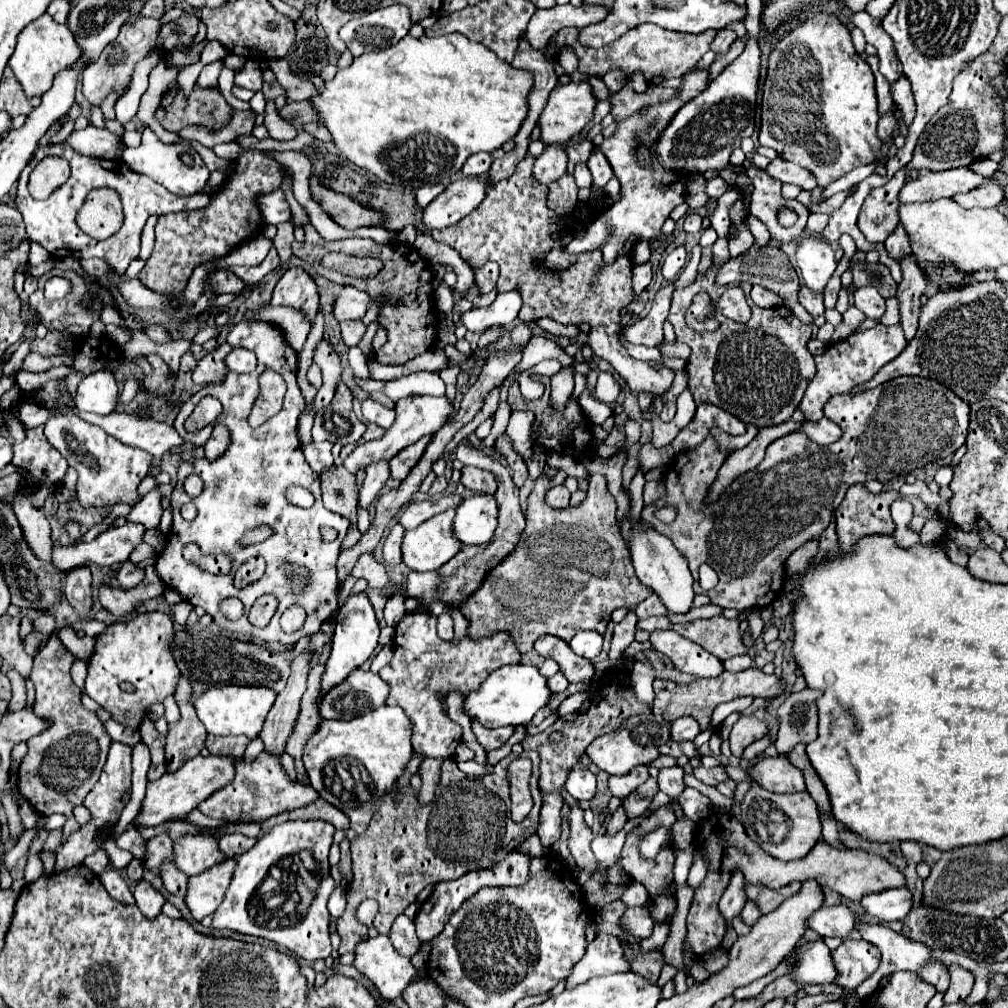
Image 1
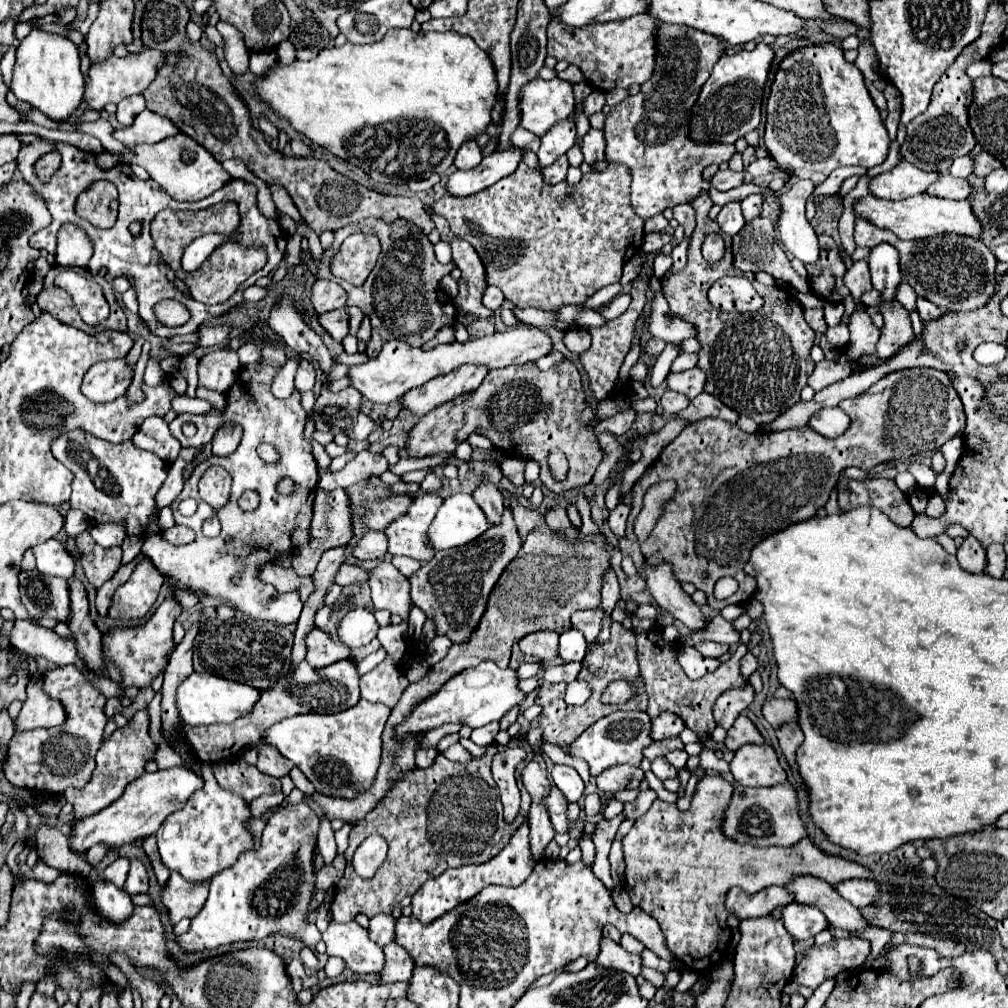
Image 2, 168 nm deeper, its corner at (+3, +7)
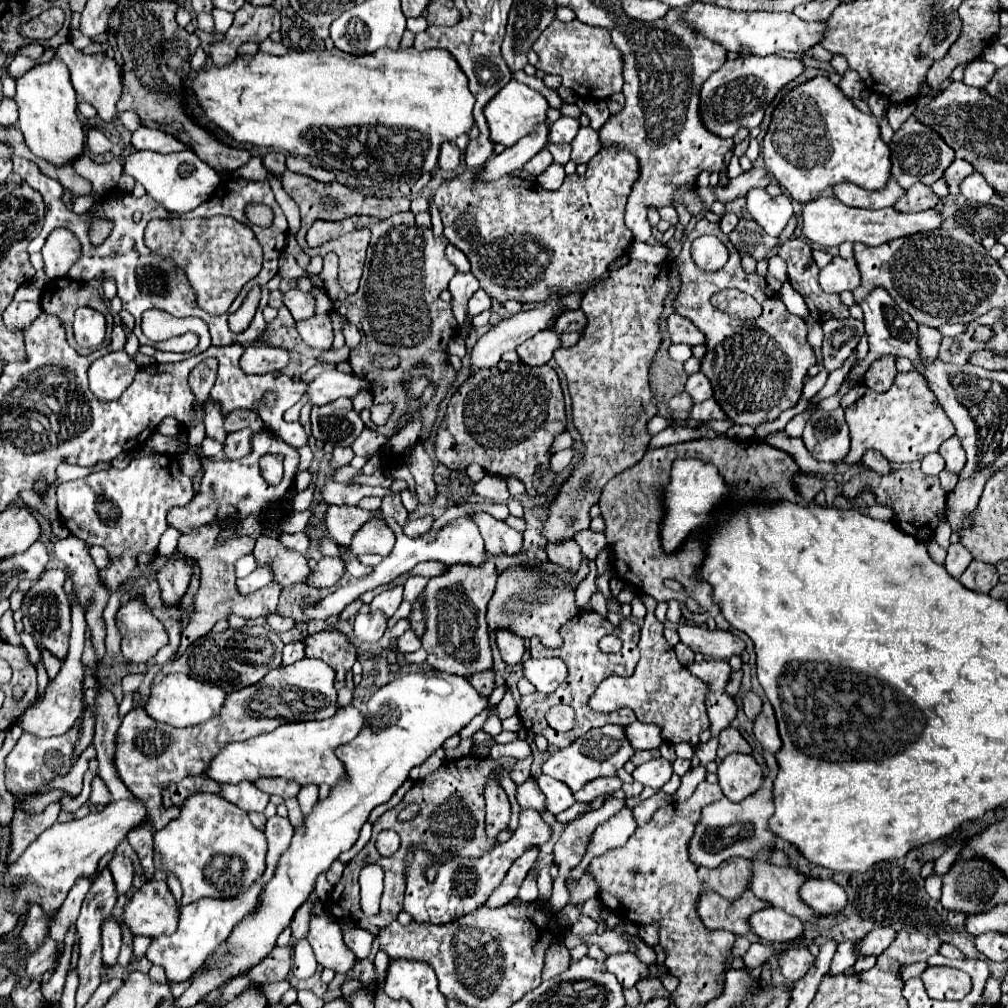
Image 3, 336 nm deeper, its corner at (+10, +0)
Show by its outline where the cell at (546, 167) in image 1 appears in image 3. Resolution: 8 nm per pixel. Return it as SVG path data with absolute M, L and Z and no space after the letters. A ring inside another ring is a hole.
M560 117L556 123L550 125L550 135L548 141L552 143L572 143L572 139L576 137L580 127L580 121L574 117Z

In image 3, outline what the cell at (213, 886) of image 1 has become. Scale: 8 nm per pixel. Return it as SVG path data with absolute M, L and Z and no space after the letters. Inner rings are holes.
M146 881L124 905L118 923L126 925L132 935L170 935L178 927L178 905L174 903L166 881Z

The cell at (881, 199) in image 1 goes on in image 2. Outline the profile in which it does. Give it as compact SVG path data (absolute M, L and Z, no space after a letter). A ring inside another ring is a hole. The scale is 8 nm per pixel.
M855 220L855 242L857 246L867 246L867 248L877 246L879 242L893 244L901 254L903 278L915 288L919 296L931 300L945 312L947 310L963 310L963 312L975 310L983 306L989 300L989 296L995 292L997 260L993 252L981 240L947 234L947 236L935 236L929 240L905 242L893 236L893 232L885 232L885 228L873 228L869 220Z

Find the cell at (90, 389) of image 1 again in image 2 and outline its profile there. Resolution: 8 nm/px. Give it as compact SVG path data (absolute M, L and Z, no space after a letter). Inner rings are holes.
M125 360L97 362L85 374L81 392L97 404L113 402L125 394L131 384L131 378L133 370L125 364Z

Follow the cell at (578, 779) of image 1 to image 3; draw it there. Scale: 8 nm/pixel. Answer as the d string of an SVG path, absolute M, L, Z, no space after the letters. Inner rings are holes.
M540 775L536 783L542 789L542 793L546 795L546 809L552 815L562 813L562 811L566 811L568 807L572 807L576 803L572 791L562 781L556 781L556 779L548 777L548 775Z

